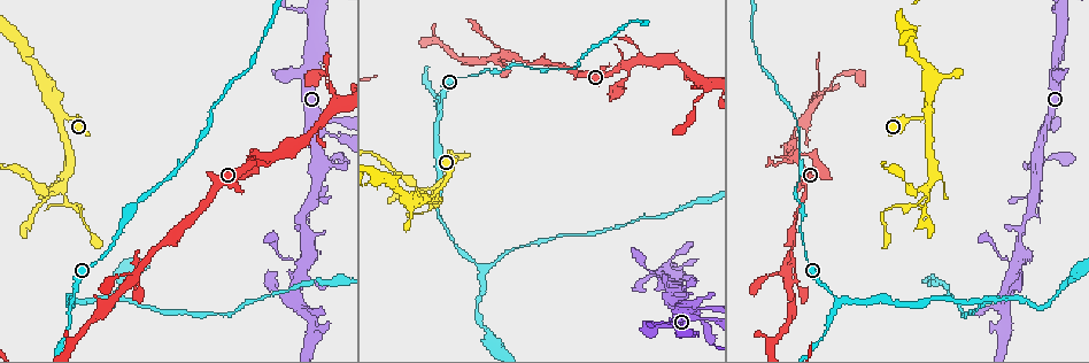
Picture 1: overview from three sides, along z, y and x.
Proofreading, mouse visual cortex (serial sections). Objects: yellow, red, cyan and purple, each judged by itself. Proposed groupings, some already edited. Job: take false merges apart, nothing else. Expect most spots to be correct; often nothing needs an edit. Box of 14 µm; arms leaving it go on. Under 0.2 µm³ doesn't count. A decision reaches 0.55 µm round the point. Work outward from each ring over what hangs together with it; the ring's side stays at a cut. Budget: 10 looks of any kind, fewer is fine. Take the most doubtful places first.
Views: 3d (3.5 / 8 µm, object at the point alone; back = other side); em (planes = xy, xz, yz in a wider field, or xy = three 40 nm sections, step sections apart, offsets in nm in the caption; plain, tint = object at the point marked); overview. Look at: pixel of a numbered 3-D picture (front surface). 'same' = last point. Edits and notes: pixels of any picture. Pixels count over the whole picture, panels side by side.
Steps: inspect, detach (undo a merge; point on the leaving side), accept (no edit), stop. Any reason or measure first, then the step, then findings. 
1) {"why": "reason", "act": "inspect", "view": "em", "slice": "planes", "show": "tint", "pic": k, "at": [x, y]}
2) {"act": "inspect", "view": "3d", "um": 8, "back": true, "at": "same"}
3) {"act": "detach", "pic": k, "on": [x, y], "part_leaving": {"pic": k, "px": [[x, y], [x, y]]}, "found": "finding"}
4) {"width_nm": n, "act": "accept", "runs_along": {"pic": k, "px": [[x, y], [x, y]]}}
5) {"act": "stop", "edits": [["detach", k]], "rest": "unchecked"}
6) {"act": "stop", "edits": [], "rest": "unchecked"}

{"why": "arms part here", "act": "inspect", "view": "3d", "um": 3.5, "pic": 1, "at": [312, 12]}

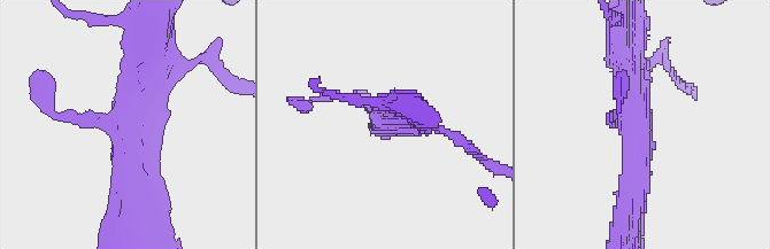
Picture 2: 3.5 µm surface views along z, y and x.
{"act": "inspect", "view": "em", "slice": "planes", "show": "plain", "pic": 2, "at": [639, 126]}

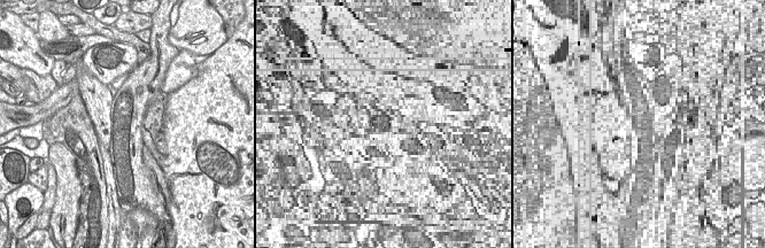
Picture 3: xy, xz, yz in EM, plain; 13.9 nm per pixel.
{"act": "inspect", "view": "em", "slice": "planes", "show": "tint", "at": "same"}

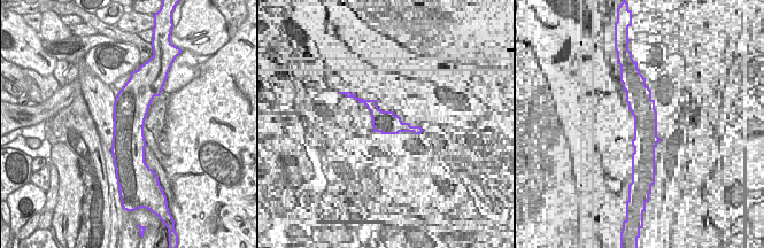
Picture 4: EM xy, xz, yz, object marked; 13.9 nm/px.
{"act": "accept", "runs_along": {"pic": 2, "px": [[130, 201], [120, 126], [176, 80]]}, "found": "continuous, no second cell"}

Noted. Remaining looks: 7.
{"act": "inspect", "view": "3d", "um": 3.5, "pic": 1, "at": [442, 104]}

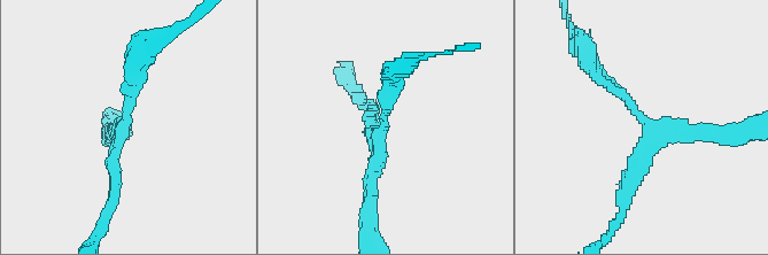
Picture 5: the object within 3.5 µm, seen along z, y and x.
{"arms": 3, "arm_widths_nm": [200, 200, 200], "act": "inspect", "view": "em", "slice": "xy", "step": 1, "show": "tint", "pic": 5, "at": [121, 125]}

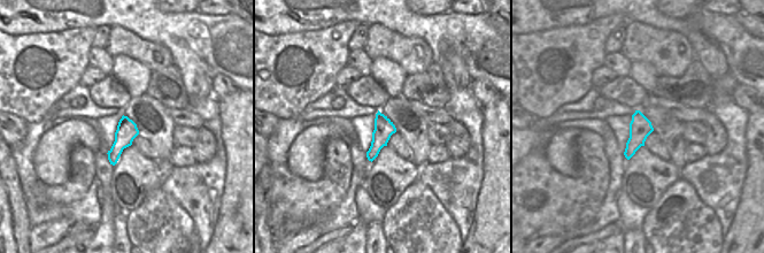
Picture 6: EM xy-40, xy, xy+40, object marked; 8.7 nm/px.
{"act": "accept", "runs_along": {"pic": 5, "px": [[596, 74], [649, 126], [722, 133]]}, "found": "continuous, no second cell"}

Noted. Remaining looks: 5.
{"why": "arms part here", "act": "inspect", "view": "3d", "um": 3.5, "pic": 1, "at": [1000, 299]}

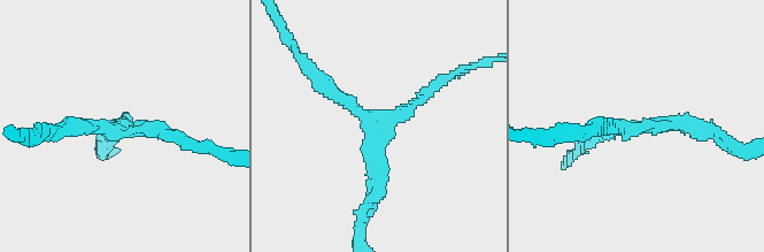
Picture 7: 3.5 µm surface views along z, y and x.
{"arms": 3, "arm_widths_nm": [150, 200, 200], "act": "inspect", "view": "em", "slice": "xy", "step": 2, "show": "tint", "pic": 7, "at": [116, 130]}

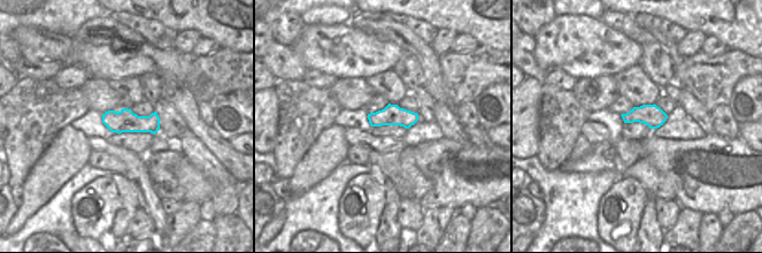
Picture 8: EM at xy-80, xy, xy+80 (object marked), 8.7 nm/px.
{"act": "accept", "runs_along": {"pic": 7, "px": [[315, 75], [375, 122], [371, 199]]}, "found": "continuous, no second cell"}

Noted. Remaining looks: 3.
{"act": "inspect", "view": "3d", "um": 3.5, "pic": 1, "at": [812, 109]}

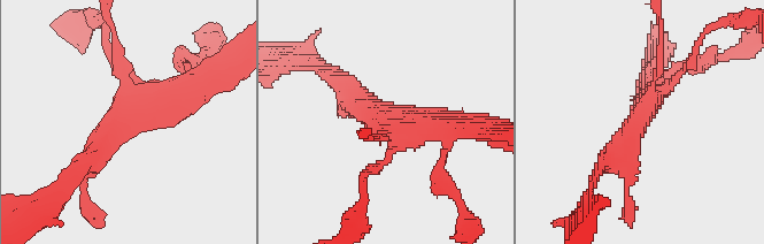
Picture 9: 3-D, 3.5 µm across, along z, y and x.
{"act": "inspect", "view": "em", "slice": "planes", "show": "tint", "pic": 9, "at": [383, 121]}

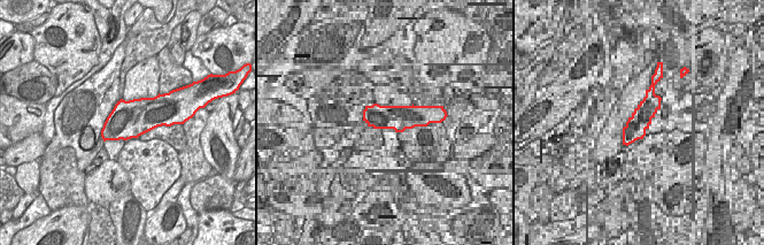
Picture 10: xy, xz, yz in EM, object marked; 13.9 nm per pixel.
{"act": "accept", "runs_along": {"pic": 9, "px": [[604, 166], [689, 63]]}, "found": "continuous, no second cell"}

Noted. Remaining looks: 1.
{"act": "stop", "edits": [], "rest": "unchecked"}

